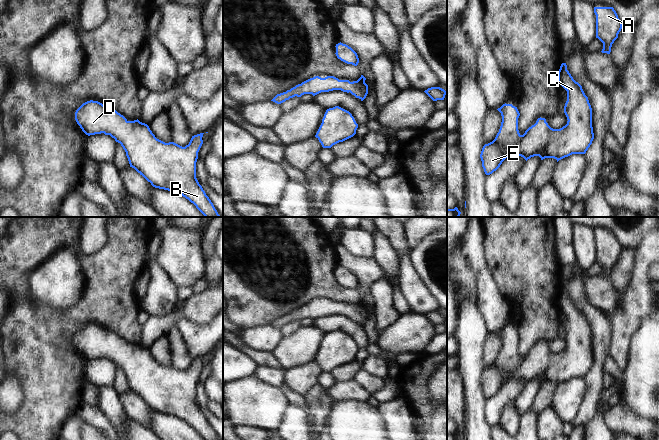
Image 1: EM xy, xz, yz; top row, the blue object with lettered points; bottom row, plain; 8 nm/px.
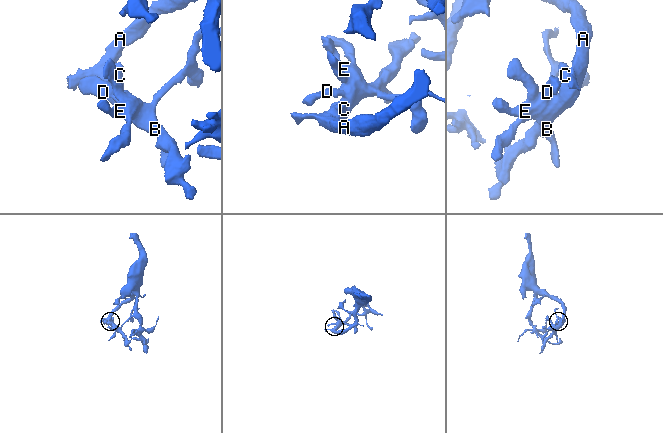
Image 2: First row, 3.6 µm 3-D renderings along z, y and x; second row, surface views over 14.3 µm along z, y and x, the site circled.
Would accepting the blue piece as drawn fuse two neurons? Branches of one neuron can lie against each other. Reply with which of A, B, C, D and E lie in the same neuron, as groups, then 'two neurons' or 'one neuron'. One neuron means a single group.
A B C D E; one neuron

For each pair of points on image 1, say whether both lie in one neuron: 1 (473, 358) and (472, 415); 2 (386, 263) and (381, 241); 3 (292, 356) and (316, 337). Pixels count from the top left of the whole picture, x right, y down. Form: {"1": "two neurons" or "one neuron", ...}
{"1": "one neuron", "2": "one neuron", "3": "one neuron"}

